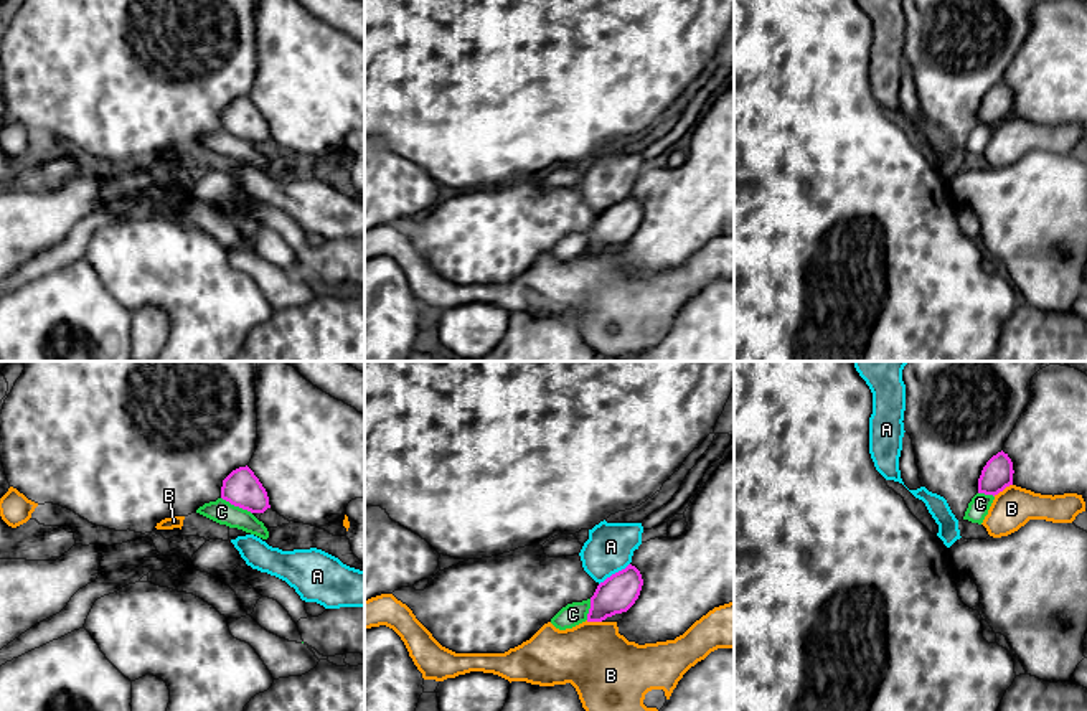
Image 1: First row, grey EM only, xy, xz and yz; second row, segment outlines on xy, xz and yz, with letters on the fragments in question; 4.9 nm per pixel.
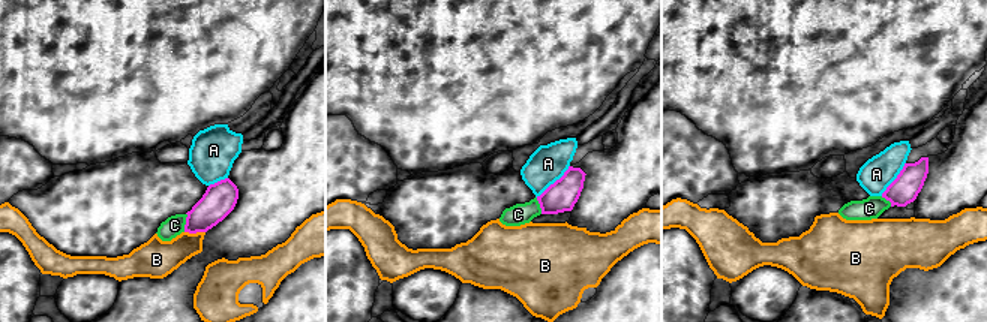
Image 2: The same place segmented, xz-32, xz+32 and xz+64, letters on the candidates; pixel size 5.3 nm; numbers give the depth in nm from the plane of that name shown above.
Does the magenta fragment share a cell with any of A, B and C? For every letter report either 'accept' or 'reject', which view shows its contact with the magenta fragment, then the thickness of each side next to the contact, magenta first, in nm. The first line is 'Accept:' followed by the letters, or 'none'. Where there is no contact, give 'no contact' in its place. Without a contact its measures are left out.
Accept: none
A: reject; contact in xz; calibres 180 and 220 nm
B: reject; contact in yz; calibres 150 and 200 nm
C: reject; contact in xy; calibres 180 and 120 nm

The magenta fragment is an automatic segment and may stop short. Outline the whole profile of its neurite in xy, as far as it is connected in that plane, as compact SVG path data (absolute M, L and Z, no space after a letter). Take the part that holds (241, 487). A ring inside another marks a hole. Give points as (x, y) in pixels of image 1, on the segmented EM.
M247 465L233 470L223 480L221 498L251 513L271 508L266 488Z

